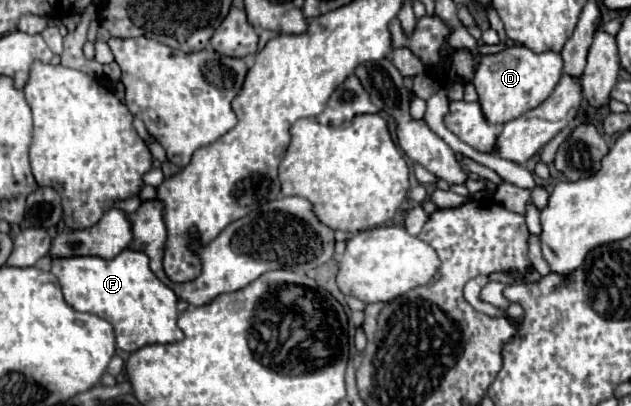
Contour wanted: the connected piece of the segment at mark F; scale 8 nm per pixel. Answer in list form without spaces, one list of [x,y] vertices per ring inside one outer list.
[[[124,249],[114,259],[102,259],[102,257],[62,257],[62,259],[58,259],[56,257],[56,259],[52,259],[50,271],[58,277],[66,303],[70,307],[74,307],[76,311],[84,311],[84,313],[94,313],[94,315],[110,321],[110,325],[114,325],[116,345],[122,351],[132,353],[132,351],[138,351],[152,343],[174,343],[174,341],[184,339],[184,333],[176,325],[178,297],[174,295],[174,291],[170,287],[166,287],[150,271],[146,253],[140,253],[134,249]]]

